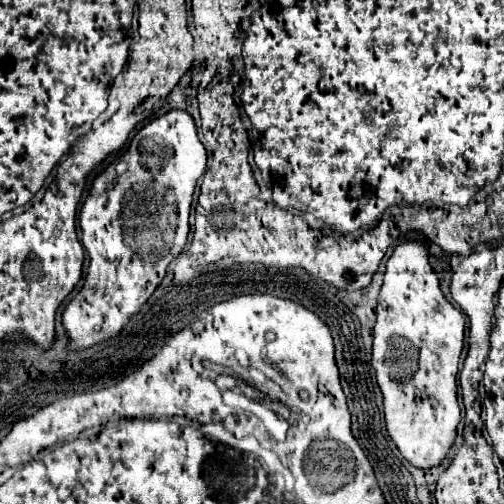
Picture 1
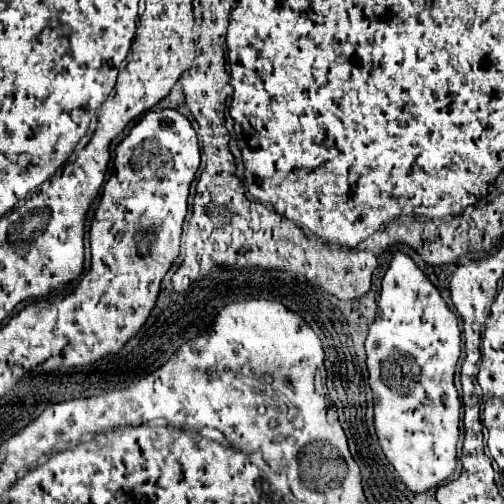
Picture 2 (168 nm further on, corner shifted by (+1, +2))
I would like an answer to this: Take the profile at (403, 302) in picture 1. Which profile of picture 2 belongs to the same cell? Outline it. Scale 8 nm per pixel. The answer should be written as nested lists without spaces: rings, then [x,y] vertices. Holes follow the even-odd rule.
[[[396,252],[390,268],[382,278],[378,314],[366,338],[366,364],[368,382],[374,392],[374,426],[378,442],[388,462],[396,468],[398,476],[412,492],[424,492],[430,486],[438,486],[456,470],[460,398],[454,386],[454,372],[462,352],[460,340],[462,332],[458,328],[458,318],[446,306],[438,288],[428,280],[428,276],[414,264],[410,256]]]

